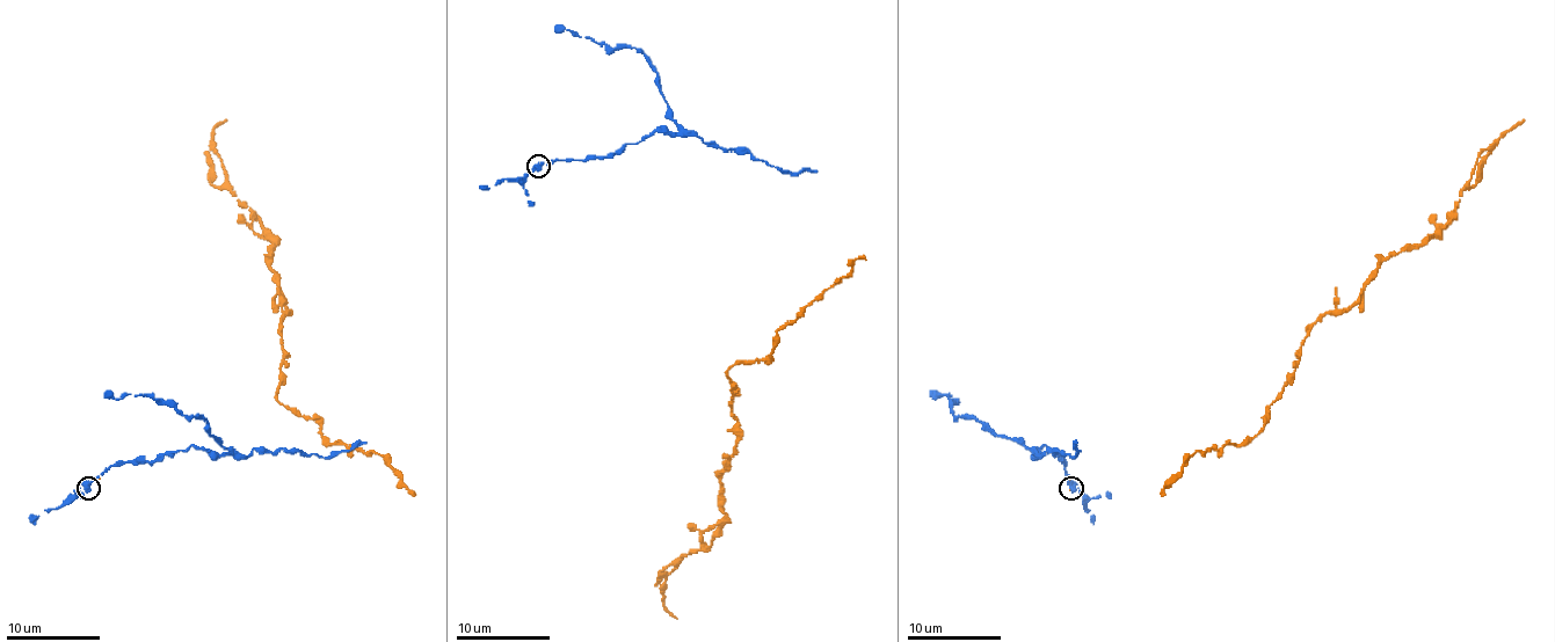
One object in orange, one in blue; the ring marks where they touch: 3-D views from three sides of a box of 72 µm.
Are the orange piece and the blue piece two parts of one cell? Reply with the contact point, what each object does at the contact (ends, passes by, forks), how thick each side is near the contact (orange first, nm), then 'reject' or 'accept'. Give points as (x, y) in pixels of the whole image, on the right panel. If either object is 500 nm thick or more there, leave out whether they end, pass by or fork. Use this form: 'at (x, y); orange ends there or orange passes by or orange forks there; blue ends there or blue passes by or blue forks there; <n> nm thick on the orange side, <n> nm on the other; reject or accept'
at (1070, 488); 70 nm thick on the orange side, 600 nm on the other; accept

